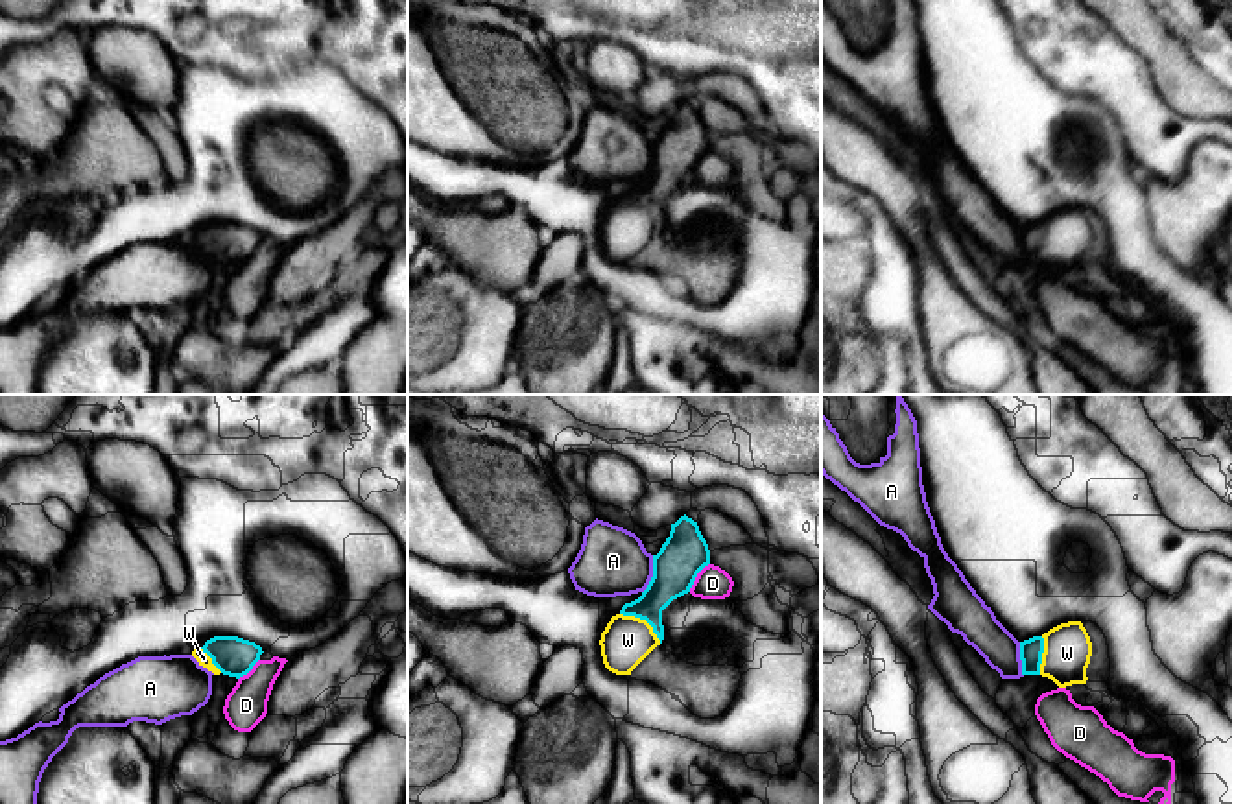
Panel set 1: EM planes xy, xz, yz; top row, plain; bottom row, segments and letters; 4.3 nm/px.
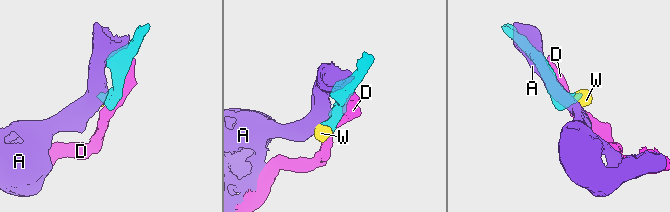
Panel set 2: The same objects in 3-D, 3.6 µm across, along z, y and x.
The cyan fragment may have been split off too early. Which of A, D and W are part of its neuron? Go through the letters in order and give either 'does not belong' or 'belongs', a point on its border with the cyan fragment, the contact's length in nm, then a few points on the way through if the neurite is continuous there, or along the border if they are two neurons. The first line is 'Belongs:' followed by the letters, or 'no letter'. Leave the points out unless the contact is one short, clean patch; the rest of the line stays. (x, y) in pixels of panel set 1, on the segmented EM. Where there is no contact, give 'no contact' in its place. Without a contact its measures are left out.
Belongs: W
A: does not belong; contact xz (653, 574); length 180 nm
D: does not belong; contact xz (696, 576); length 160 nm
W: belongs; contact xz (644, 618); length 220 nm; way xz (674, 570), (644, 618), (628, 640)

